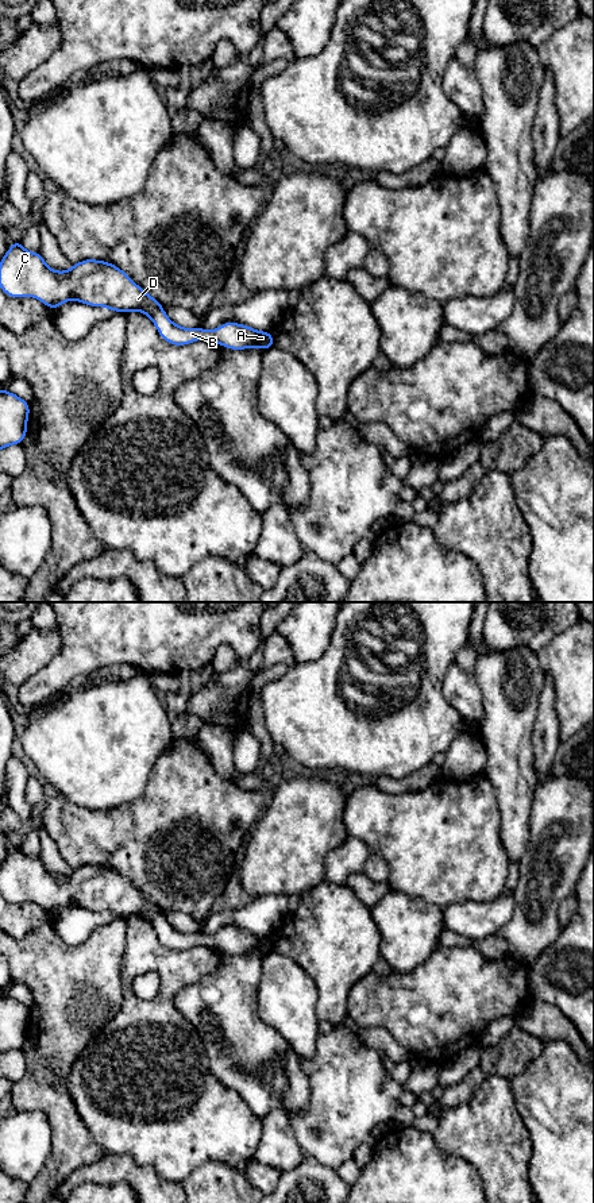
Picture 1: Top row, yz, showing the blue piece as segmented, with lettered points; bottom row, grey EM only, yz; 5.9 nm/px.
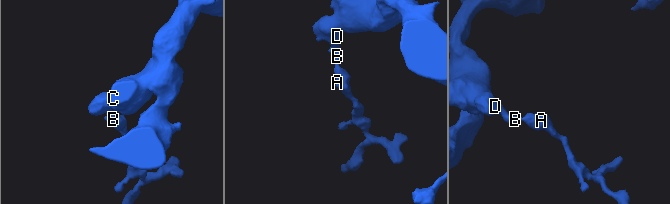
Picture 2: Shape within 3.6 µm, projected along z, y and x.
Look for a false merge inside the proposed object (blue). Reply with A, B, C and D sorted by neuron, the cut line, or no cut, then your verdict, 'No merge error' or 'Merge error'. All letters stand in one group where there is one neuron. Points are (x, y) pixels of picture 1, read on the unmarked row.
Groups: A B C D. No split. No merge error

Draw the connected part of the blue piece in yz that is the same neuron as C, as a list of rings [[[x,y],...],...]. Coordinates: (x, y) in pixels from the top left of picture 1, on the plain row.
[[[14,845],[0,865],[0,894],[8,902],[35,902],[53,915],[76,905],[112,917],[142,917],[153,925],[159,941],[173,951],[204,944],[230,955],[258,952],[267,956],[274,952],[273,936],[262,937],[235,926],[211,937],[201,932],[180,932],[167,922],[159,906],[111,867],[84,864],[72,870],[69,876],[57,876],[46,870],[40,857],[27,856],[20,845]]]

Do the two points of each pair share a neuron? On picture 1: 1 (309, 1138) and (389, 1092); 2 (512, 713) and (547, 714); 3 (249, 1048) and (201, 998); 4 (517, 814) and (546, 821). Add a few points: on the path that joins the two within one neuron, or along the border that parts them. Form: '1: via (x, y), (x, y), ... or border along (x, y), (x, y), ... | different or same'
1: via (330, 1129), (362, 1097), (369, 1097) | same
2: border along (543, 683), (536, 704), (532, 745) | different
3: via (240, 1036), (213, 1009) | same
4: border along (537, 786), (533, 794), (529, 840), (524, 848) | different

